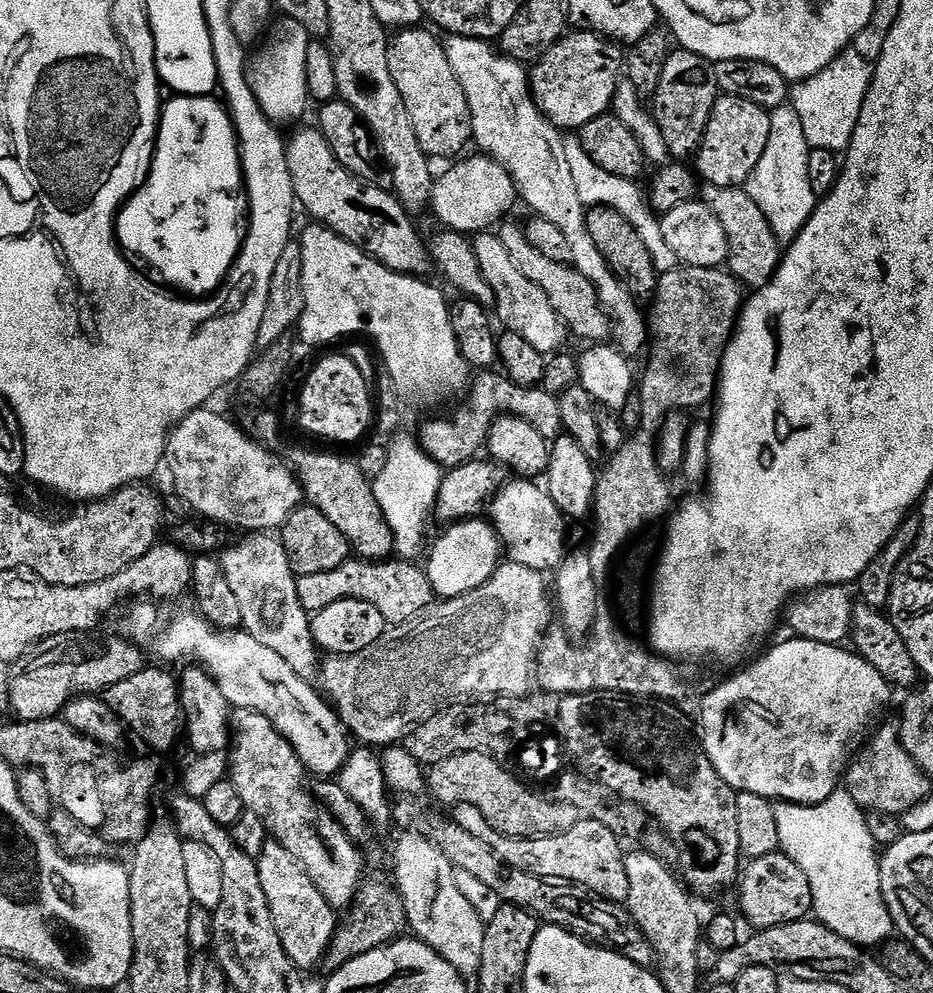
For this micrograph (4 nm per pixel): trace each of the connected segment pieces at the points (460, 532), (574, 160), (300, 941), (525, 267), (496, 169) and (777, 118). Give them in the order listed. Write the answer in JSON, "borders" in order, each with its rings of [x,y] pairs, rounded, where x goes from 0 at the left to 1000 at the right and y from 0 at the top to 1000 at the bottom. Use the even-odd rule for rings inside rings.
{"borders":[[[[503,522],[479,529],[476,538],[466,546],[457,575],[463,587],[463,595],[468,601],[494,600],[504,594],[512,594],[538,567],[538,549],[531,532],[522,523]]],[[[620,139],[606,140],[605,147],[607,162],[611,163],[612,176],[615,178],[615,191],[620,191],[620,199],[624,199],[627,207],[662,211],[662,216],[667,216],[667,220],[671,220],[675,228],[684,232],[684,240],[688,240],[692,252],[697,252],[697,260],[701,264],[704,275],[711,276],[726,269],[727,263],[720,251],[721,246],[714,244],[713,238],[710,237],[710,228],[704,216],[696,208],[691,194],[688,191],[686,194],[687,186],[662,179],[662,175],[650,175],[650,171],[645,171],[645,167],[641,167],[637,159],[628,155],[628,151],[624,151],[624,143]]],[[[292,852],[292,855],[288,853],[280,858],[273,867],[273,873],[292,921],[292,934],[298,937],[298,945],[302,949],[302,957],[307,957],[311,969],[316,971],[318,976],[327,977],[326,975],[334,975],[338,971],[340,974],[352,955],[352,950],[356,947],[356,942],[360,939],[362,930],[362,922],[356,919],[359,918],[357,911],[346,902],[344,891],[326,878],[326,870],[323,867],[315,865],[309,857],[299,852]]],[[[540,224],[535,227],[534,237],[538,248],[542,248],[546,260],[551,268],[555,268],[558,277],[568,280],[568,284],[572,284],[572,288],[577,288],[581,292],[581,296],[585,296],[589,300],[589,308],[594,308],[600,321],[616,337],[618,334],[624,341],[632,342],[630,344],[651,343],[654,338],[654,330],[651,325],[639,326],[639,321],[644,321],[645,315],[639,293],[632,283],[613,266],[589,264],[589,260],[585,260],[585,256],[581,256],[577,252],[572,252],[572,248],[568,248],[561,229],[556,225],[554,227],[544,225]]],[[[509,156],[503,161],[490,160],[486,169],[466,178],[461,213],[476,225],[473,227],[481,234],[513,236],[528,229],[527,222],[539,223],[543,219],[540,217],[555,205],[552,183],[542,170],[525,157]]],[[[848,104],[826,110],[825,143],[821,143],[821,152],[817,154],[812,167],[808,167],[808,175],[804,175],[800,189],[804,199],[812,203],[817,216],[821,216],[821,224],[825,224],[833,242],[840,248],[848,246],[861,232],[877,204],[877,196],[870,190],[870,161],[866,156],[864,131],[860,131],[855,111],[851,111]]]]}

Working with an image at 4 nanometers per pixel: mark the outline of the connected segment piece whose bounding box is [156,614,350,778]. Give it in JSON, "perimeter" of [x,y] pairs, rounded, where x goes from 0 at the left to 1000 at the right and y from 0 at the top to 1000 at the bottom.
{"perimeter":[[[213,618],[189,620],[168,638],[167,657],[176,665],[202,665],[197,667],[206,671],[218,671],[250,714],[266,713],[270,717],[279,717],[293,728],[307,747],[313,750],[318,763],[331,778],[339,777],[334,779],[343,783],[355,782],[364,777],[374,763],[374,738],[353,706],[338,692],[334,694],[335,690],[324,684],[304,664],[294,659],[294,655],[281,651],[281,647],[277,647],[265,636],[235,635]]]}

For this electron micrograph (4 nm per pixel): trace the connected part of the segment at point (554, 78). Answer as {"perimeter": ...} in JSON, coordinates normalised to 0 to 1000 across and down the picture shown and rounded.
{"perimeter":[[[622,34],[618,37],[618,40],[606,38],[593,44],[583,53],[578,63],[571,67],[576,68],[572,70],[570,68],[568,73],[570,100],[579,109],[580,115],[600,131],[607,131],[609,128],[620,131],[624,127],[628,127],[628,123],[632,123],[632,119],[648,116],[655,110],[661,82],[667,77],[667,52],[657,41],[633,34]]]}

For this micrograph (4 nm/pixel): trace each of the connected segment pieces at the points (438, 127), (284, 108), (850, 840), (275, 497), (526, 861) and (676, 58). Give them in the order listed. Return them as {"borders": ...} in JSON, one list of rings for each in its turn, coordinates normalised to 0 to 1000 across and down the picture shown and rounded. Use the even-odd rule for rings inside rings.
{"borders":[[[[454,26],[434,28],[426,31],[419,37],[416,46],[416,65],[418,66],[418,79],[422,79],[422,87],[427,87],[427,95],[431,95],[435,115],[439,115],[439,123],[444,135],[450,144],[450,152],[460,159],[466,157],[494,156],[497,148],[503,147],[506,138],[504,107],[501,106],[499,95],[488,78],[487,69],[476,53],[476,44],[467,41]]],[[[305,19],[304,25],[293,34],[292,40],[284,39],[264,64],[266,90],[279,104],[283,116],[293,126],[313,125],[326,117],[330,109],[330,31],[314,20]]],[[[897,796],[880,810],[846,810],[836,808],[829,813],[833,826],[835,853],[864,880],[870,897],[874,925],[885,932],[894,941],[907,945],[913,951],[946,952],[952,942],[957,942],[958,932],[954,916],[947,911],[943,887],[943,862],[941,851],[930,835],[927,819],[919,814],[909,797]]],[[[220,409],[204,416],[180,437],[175,466],[178,471],[180,467],[180,475],[184,478],[184,487],[189,490],[190,497],[208,515],[215,516],[220,525],[230,526],[245,533],[263,532],[260,535],[266,538],[287,538],[293,534],[303,533],[314,516],[324,508],[324,492],[318,476],[305,464],[304,468],[298,460],[290,459],[283,452],[286,450],[282,446],[275,445],[269,438],[262,439],[255,428],[248,427],[242,420],[235,419],[225,412],[226,410]]],[[[623,824],[618,830],[611,832],[611,836],[597,842],[576,842],[572,846],[540,844],[535,849],[534,858],[541,870],[580,882],[582,886],[603,888],[627,899],[636,898],[630,900],[644,902],[639,904],[660,912],[668,911],[675,900],[675,889],[669,871],[670,859],[665,858],[666,843],[644,828]]],[[[736,50],[717,51],[708,81],[697,101],[697,114],[710,133],[710,139],[719,156],[726,162],[733,163],[745,158],[746,152],[750,150],[757,127],[761,123],[761,115],[772,96],[767,74],[760,61]]]]}

